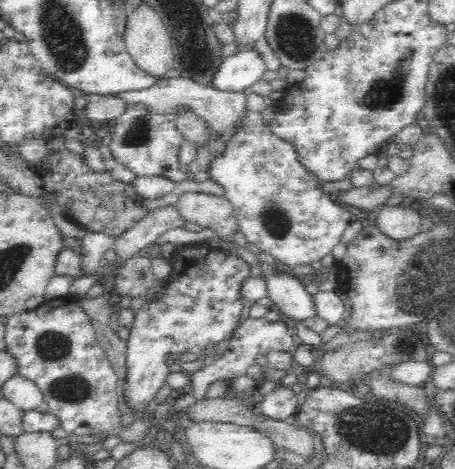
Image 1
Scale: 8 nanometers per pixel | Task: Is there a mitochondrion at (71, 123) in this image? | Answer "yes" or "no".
no

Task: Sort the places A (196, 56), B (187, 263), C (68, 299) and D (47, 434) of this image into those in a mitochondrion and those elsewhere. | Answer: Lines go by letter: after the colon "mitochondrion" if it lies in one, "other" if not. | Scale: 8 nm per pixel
A: other
B: other
C: other
D: other

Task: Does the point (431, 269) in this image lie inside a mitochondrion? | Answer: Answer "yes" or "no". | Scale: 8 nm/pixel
yes

